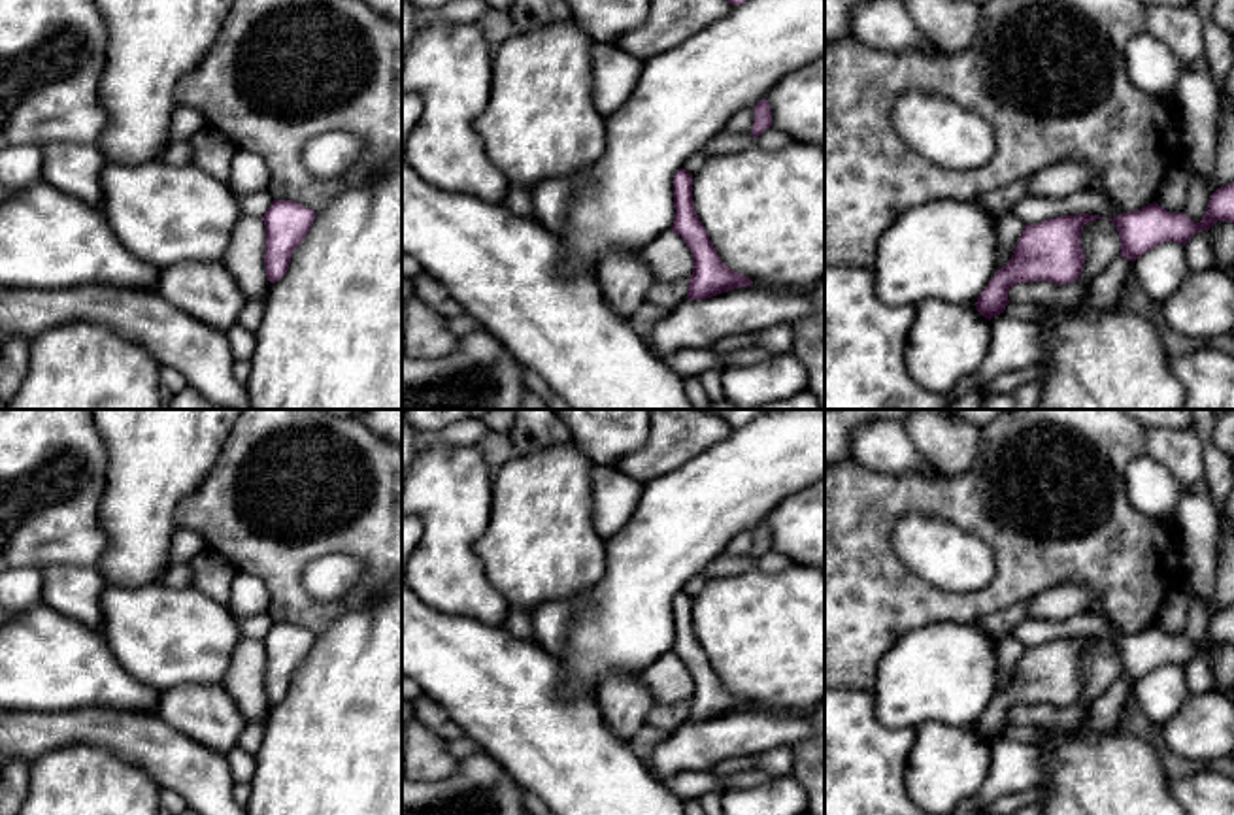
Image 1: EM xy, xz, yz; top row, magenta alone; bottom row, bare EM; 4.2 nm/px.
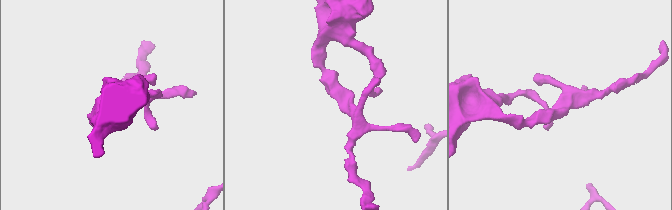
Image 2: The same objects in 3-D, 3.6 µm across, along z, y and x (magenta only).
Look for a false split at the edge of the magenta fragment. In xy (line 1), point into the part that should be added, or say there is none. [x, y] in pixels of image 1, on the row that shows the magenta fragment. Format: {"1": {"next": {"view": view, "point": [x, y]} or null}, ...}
{"1": {"next": null}}

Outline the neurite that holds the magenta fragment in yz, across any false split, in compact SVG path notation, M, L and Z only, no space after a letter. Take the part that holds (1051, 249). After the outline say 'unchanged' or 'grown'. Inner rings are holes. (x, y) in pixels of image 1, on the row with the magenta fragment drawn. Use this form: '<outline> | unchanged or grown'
M1060 215L1057 219L1026 225L1011 258L996 270L977 302L979 315L992 319L1009 304L1008 292L1017 283L1051 281L1074 283L1085 266L1081 230L1100 215Z | unchanged

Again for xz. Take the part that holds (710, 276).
M681 168L674 177L674 225L672 232L683 238L692 253L692 274L689 283L689 300L706 300L740 287L751 287L753 281L730 268L719 258L704 225L700 223L692 202L692 175Z | unchanged

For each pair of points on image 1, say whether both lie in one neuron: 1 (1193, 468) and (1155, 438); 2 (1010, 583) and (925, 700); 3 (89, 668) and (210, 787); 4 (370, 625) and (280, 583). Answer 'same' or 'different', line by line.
1: same
2: different
3: different
4: different

